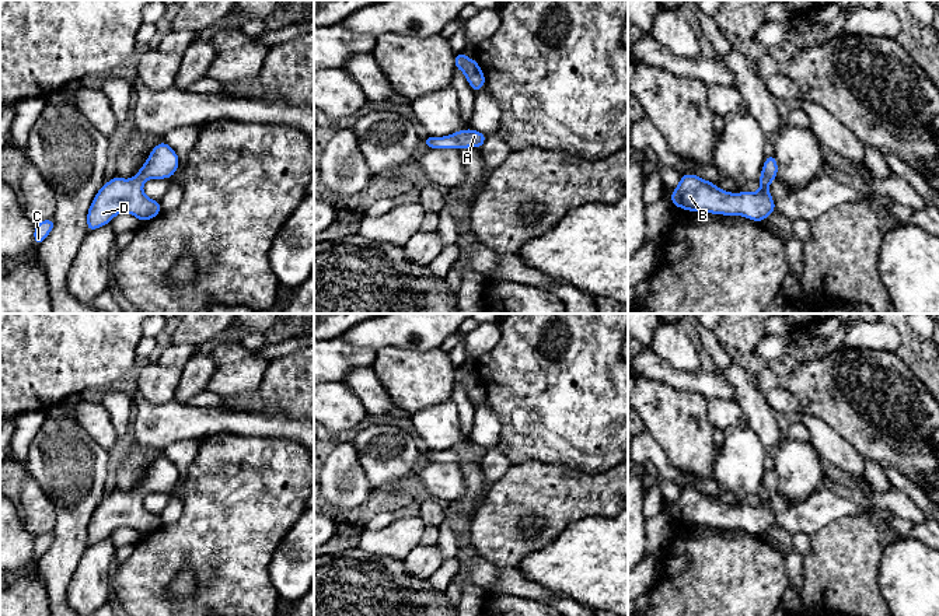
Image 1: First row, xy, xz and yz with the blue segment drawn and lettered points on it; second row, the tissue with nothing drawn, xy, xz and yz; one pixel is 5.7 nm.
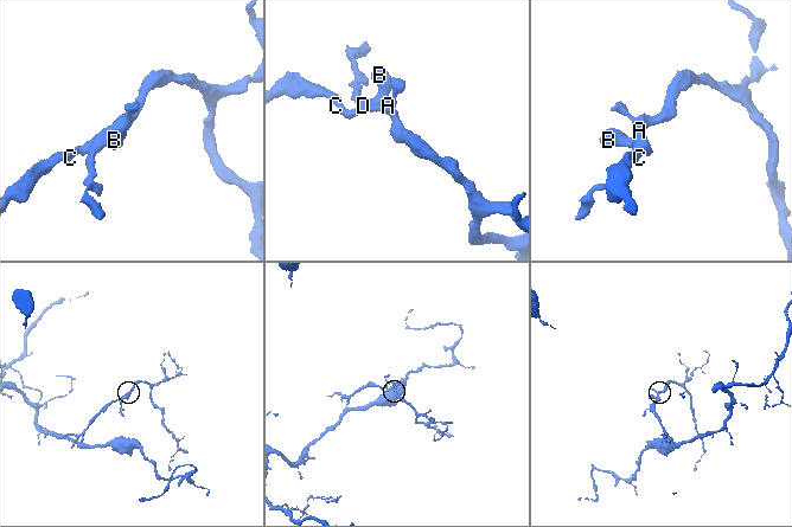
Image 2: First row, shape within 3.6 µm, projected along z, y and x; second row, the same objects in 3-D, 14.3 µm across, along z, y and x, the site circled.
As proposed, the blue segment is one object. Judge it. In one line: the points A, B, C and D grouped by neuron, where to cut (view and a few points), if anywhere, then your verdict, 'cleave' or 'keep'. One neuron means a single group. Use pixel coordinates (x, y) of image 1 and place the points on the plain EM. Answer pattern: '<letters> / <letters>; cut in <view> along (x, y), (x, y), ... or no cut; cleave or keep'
A B C D; no cut; keep

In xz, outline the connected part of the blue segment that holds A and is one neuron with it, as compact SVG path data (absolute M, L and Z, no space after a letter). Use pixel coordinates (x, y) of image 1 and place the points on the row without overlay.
M462 442L455 447L443 451L427 449L422 458L427 462L455 462L462 463L468 461L482 462L488 448L484 448L475 442Z

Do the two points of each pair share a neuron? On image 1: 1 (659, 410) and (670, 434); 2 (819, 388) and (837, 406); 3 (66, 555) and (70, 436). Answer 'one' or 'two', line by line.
1: one
2: one
3: one

